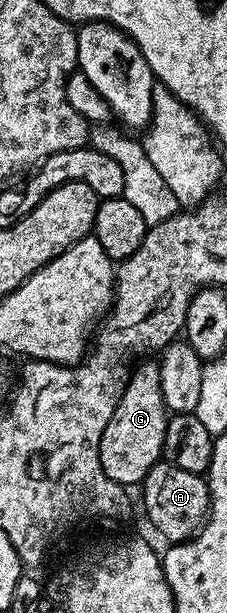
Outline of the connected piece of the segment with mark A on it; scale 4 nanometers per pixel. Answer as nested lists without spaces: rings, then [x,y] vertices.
[[[160,460],[144,476],[142,490],[143,510],[152,528],[164,538],[164,543],[178,544],[199,533],[211,505],[211,494],[207,491],[204,475],[185,472],[185,468],[177,468],[169,461]]]

